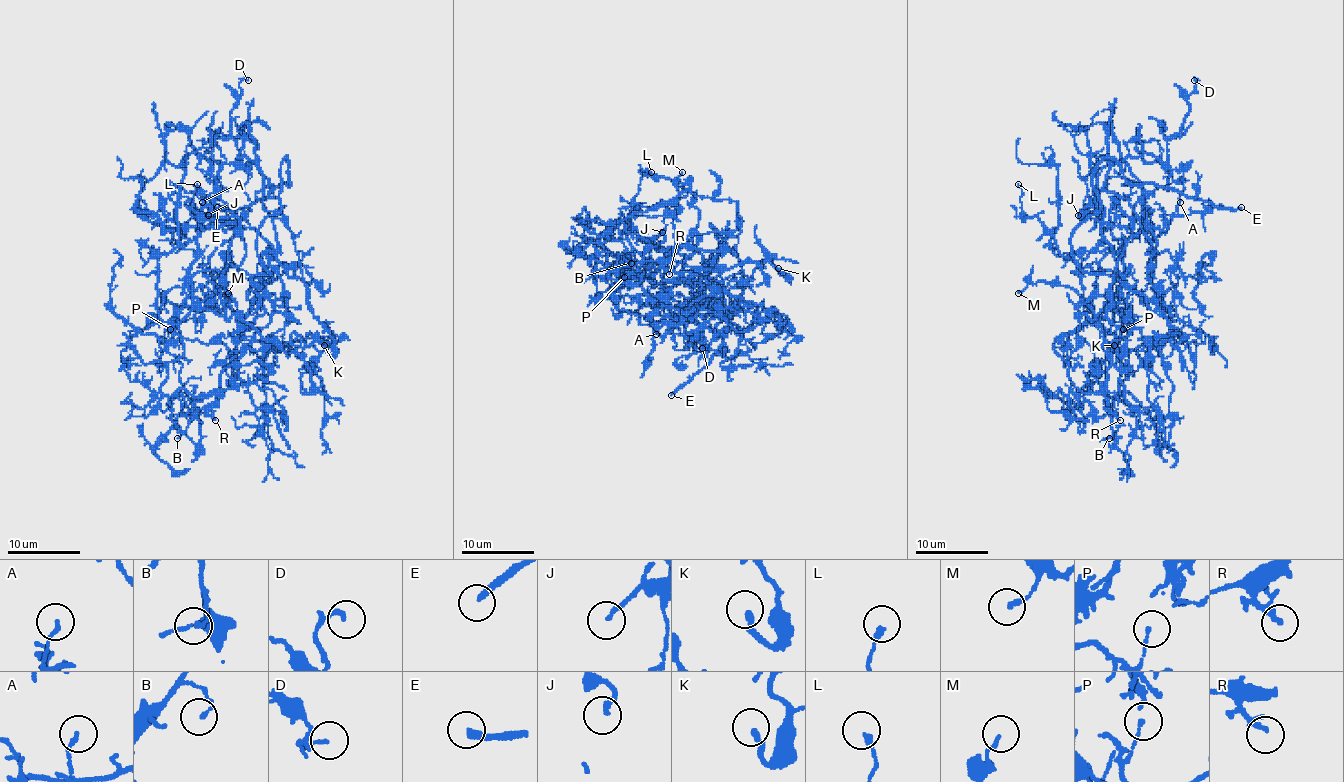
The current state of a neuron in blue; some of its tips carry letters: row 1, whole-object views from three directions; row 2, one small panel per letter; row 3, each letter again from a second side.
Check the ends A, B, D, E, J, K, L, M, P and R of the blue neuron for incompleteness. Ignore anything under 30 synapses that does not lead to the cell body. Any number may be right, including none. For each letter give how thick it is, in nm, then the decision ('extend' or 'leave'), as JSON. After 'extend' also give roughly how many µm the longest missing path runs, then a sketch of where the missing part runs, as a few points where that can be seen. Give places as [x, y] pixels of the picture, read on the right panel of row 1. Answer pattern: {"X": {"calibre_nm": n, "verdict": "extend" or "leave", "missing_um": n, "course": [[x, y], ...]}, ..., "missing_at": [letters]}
{"A": {"calibre_nm": 150, "verdict": "leave"}, "B": {"calibre_nm": 140, "verdict": "leave"}, "D": {"calibre_nm": 100, "verdict": "leave"}, "E": {"calibre_nm": 260, "verdict": "extend", "missing_um": 250}, "J": {"calibre_nm": 170, "verdict": "leave"}, "K": {"calibre_nm": 240, "verdict": "leave"}, "L": {"calibre_nm": 200, "verdict": "leave"}, "M": {"calibre_nm": 150, "verdict": "leave"}, "P": {"calibre_nm": 90, "verdict": "leave"}, "R": {"calibre_nm": 120, "verdict": "extend", "missing_um": 10, "course": [[1120, 420], [1127, 438], [1116, 443], [1105, 442], [1111, 449]]}, "missing_at": ["E", "R"]}

